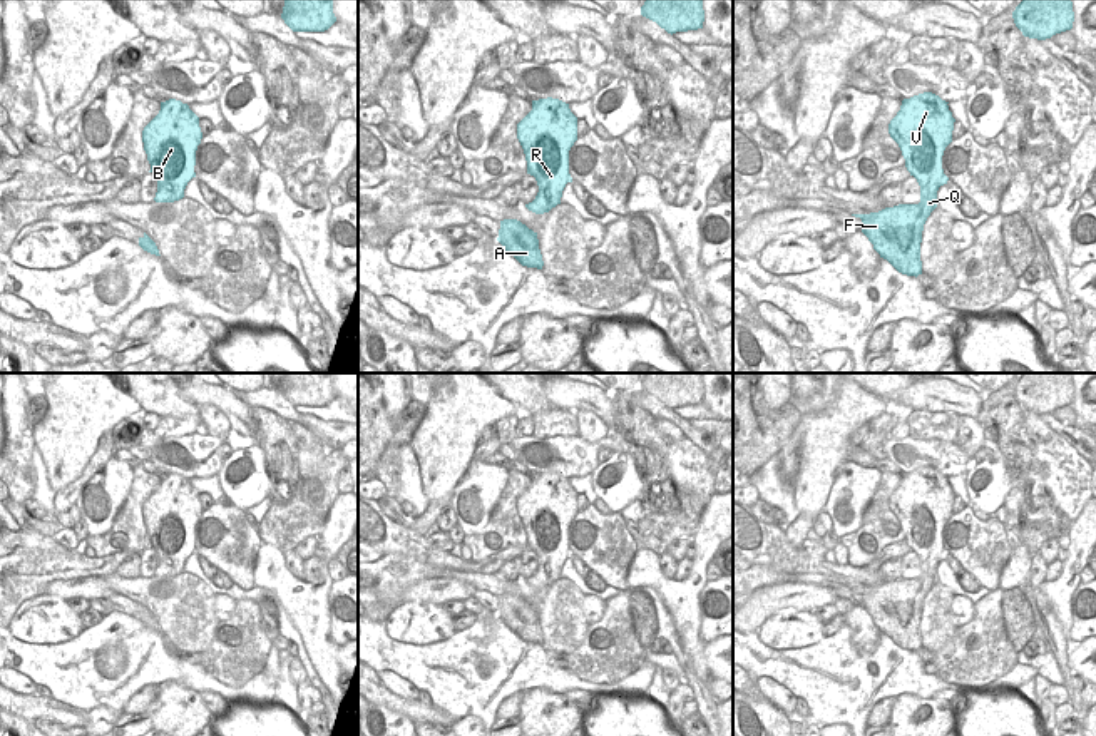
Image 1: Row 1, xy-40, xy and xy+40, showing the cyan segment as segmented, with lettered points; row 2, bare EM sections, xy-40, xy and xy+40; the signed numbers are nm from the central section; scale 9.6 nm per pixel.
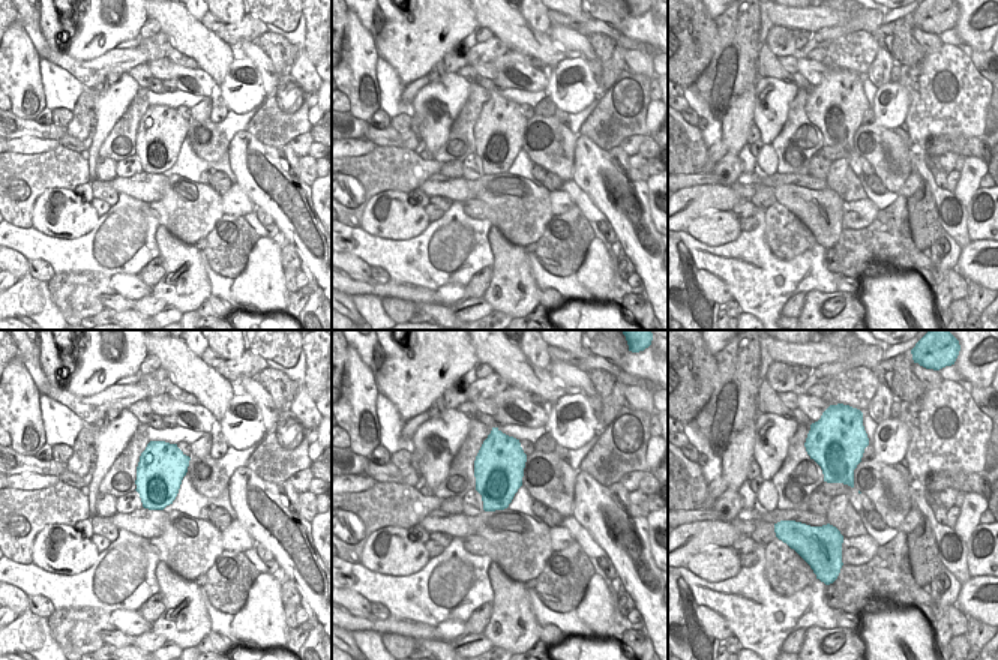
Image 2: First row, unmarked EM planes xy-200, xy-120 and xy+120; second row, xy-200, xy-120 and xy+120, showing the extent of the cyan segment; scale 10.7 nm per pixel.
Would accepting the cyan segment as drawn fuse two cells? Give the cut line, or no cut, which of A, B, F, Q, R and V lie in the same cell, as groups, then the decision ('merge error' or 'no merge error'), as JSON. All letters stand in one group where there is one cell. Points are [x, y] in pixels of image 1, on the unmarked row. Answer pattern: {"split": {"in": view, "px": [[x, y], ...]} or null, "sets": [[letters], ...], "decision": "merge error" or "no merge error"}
{"split": null, "sets": [["A", "B", "F", "Q", "R", "V"]], "decision": "no merge error"}

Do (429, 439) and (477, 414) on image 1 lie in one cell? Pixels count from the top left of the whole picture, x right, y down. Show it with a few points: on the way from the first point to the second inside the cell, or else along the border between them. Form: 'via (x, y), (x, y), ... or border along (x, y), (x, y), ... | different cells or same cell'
via (440, 435), (466, 414) | same cell

